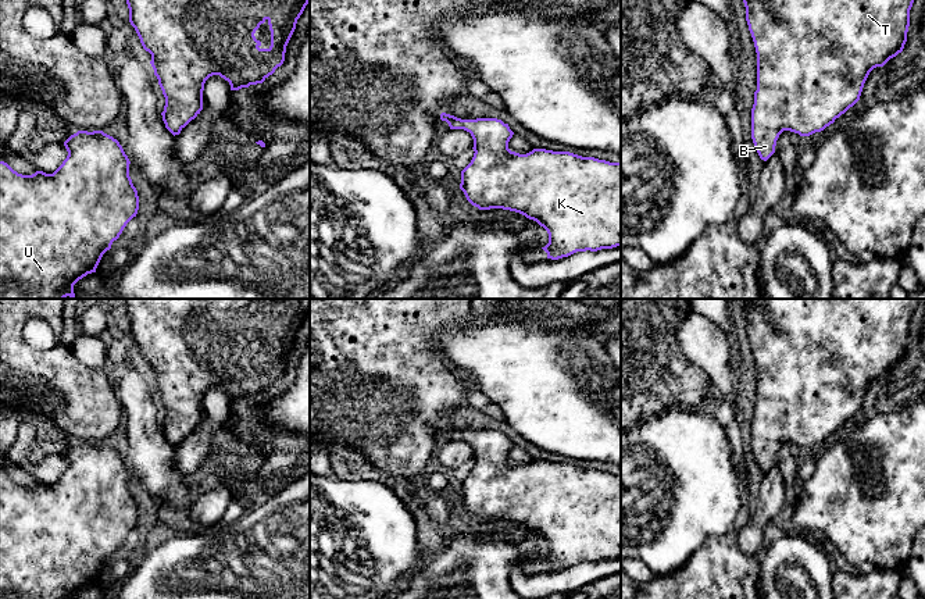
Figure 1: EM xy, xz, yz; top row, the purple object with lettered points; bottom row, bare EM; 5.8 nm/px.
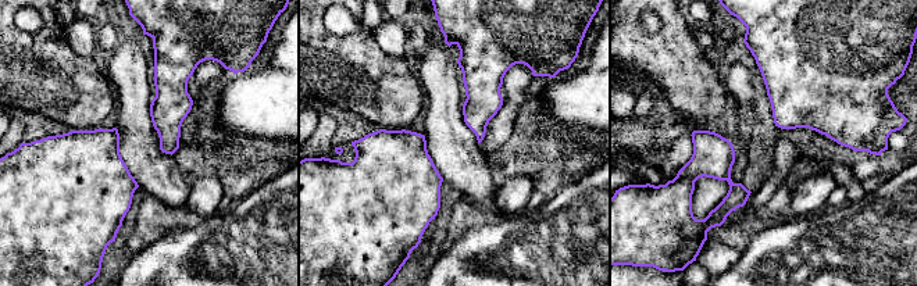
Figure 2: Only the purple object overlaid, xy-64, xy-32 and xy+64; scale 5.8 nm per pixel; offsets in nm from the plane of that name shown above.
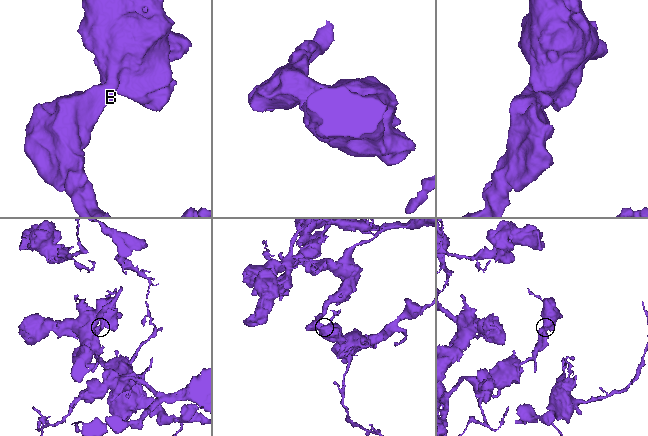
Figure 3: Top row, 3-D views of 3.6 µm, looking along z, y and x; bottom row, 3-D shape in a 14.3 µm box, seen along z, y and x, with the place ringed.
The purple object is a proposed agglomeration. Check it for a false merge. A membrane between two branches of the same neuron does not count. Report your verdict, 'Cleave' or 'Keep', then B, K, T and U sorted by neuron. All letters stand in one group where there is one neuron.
Keep. Groups: B K T U

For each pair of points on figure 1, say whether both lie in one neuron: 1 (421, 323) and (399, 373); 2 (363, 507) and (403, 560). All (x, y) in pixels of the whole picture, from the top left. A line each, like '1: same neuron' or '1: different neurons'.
1: same neuron
2: same neuron

